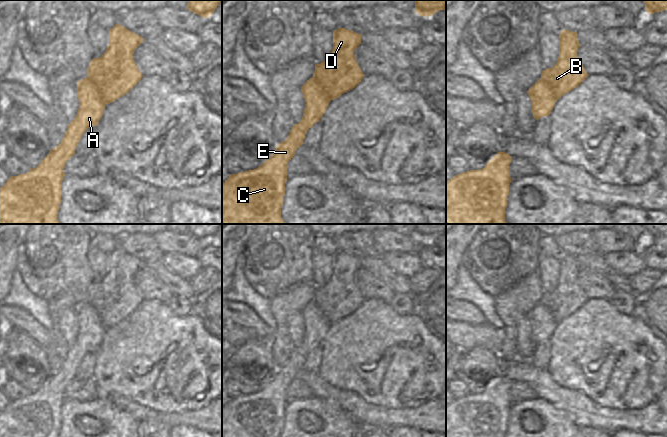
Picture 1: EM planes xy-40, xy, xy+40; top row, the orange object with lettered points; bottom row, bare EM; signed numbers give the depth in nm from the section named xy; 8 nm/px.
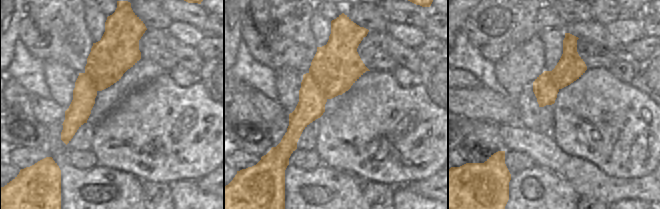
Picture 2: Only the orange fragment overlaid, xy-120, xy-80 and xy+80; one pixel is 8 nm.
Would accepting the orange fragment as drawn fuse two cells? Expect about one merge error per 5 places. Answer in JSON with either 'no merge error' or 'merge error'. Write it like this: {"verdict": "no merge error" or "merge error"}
{"verdict": "merge error"}

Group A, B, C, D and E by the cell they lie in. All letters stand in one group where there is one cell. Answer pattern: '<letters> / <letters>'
A C E / B D

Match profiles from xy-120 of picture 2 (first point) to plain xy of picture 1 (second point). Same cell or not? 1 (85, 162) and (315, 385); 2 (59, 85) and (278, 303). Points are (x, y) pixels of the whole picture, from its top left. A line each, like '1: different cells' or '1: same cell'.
1: different cells
2: different cells

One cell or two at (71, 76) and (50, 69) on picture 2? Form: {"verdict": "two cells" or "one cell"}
{"verdict": "one cell"}

